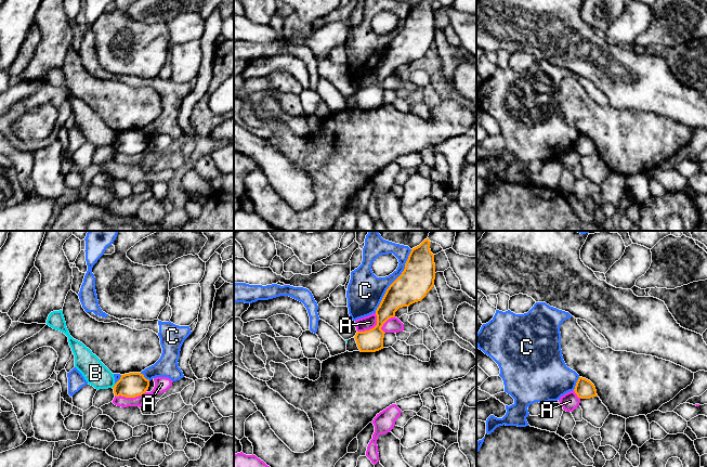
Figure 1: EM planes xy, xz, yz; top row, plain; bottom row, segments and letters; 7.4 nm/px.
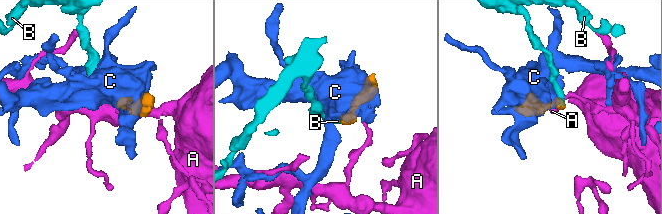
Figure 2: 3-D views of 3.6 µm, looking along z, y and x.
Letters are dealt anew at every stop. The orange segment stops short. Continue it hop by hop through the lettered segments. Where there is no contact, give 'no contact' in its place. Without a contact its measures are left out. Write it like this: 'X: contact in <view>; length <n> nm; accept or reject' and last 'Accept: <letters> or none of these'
A: contact in xy; length 260 nm; reject
B: contact in xy; length 40 nm; reject
C: contact in xz; length 550 nm; reject
Accept: none of these

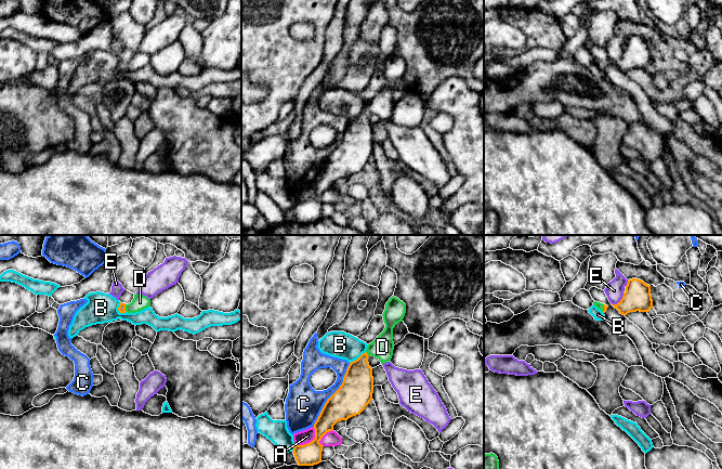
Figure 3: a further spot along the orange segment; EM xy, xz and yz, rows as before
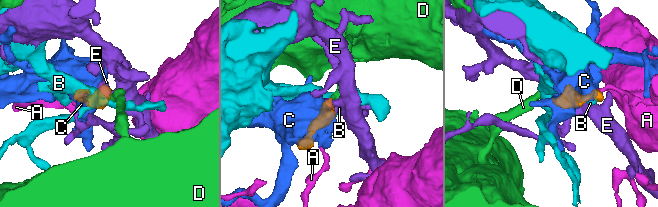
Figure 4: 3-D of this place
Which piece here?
A: contact in xz; length 200 nm; reject
B: contact in xz; length 150 nm; reject
C: contact in xz; length 550 nm; reject
D: contact in xz; length 40 nm; accept
E: contact in yz; length 130 nm; reject
Accept: D

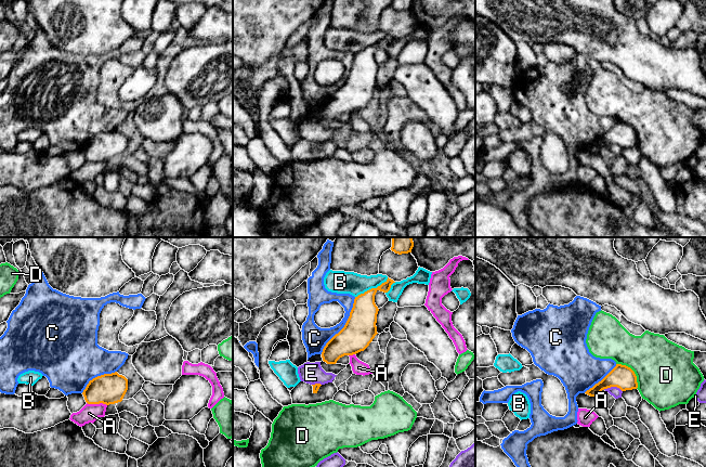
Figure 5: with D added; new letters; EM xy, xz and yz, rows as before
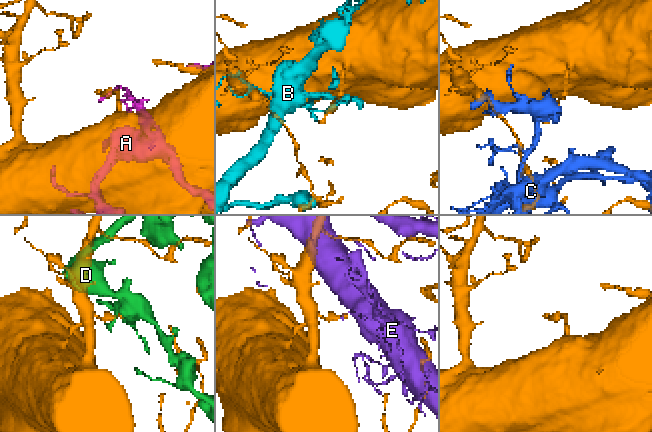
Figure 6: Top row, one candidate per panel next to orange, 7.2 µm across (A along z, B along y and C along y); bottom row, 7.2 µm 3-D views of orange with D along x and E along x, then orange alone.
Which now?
A: contact in xy; length 150 nm; reject
B: contact in xz; length 280 nm; reject
C: contact in xz; length 500 nm; reject
D: contact in yz; length 240 nm; reject
E: contact in yz; length 140 nm; reject
Accept: none of these

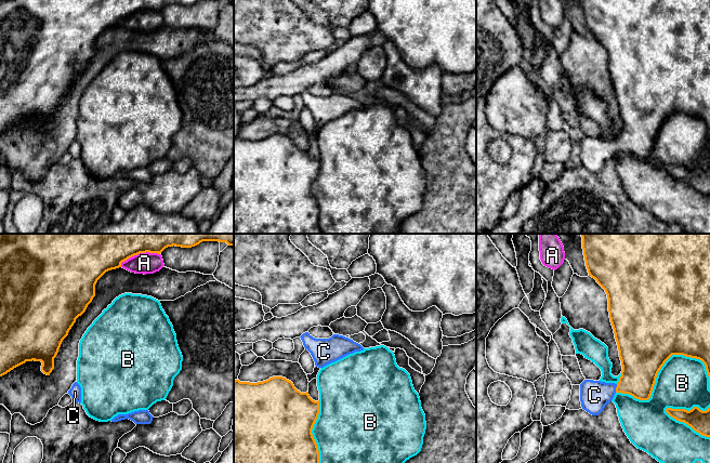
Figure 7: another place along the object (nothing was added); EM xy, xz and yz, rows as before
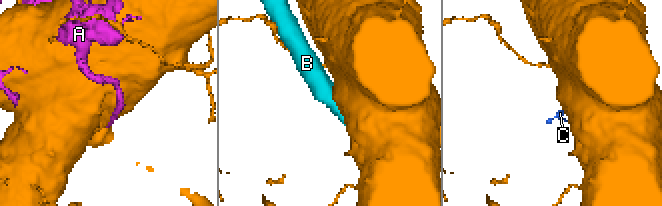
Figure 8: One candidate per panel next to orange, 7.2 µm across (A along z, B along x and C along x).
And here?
A: contact in xy; length 320 nm; reject
B: contact in yz; length 700 nm; reject
C: contact in yz; length 70 nm; accept
Accept: C

